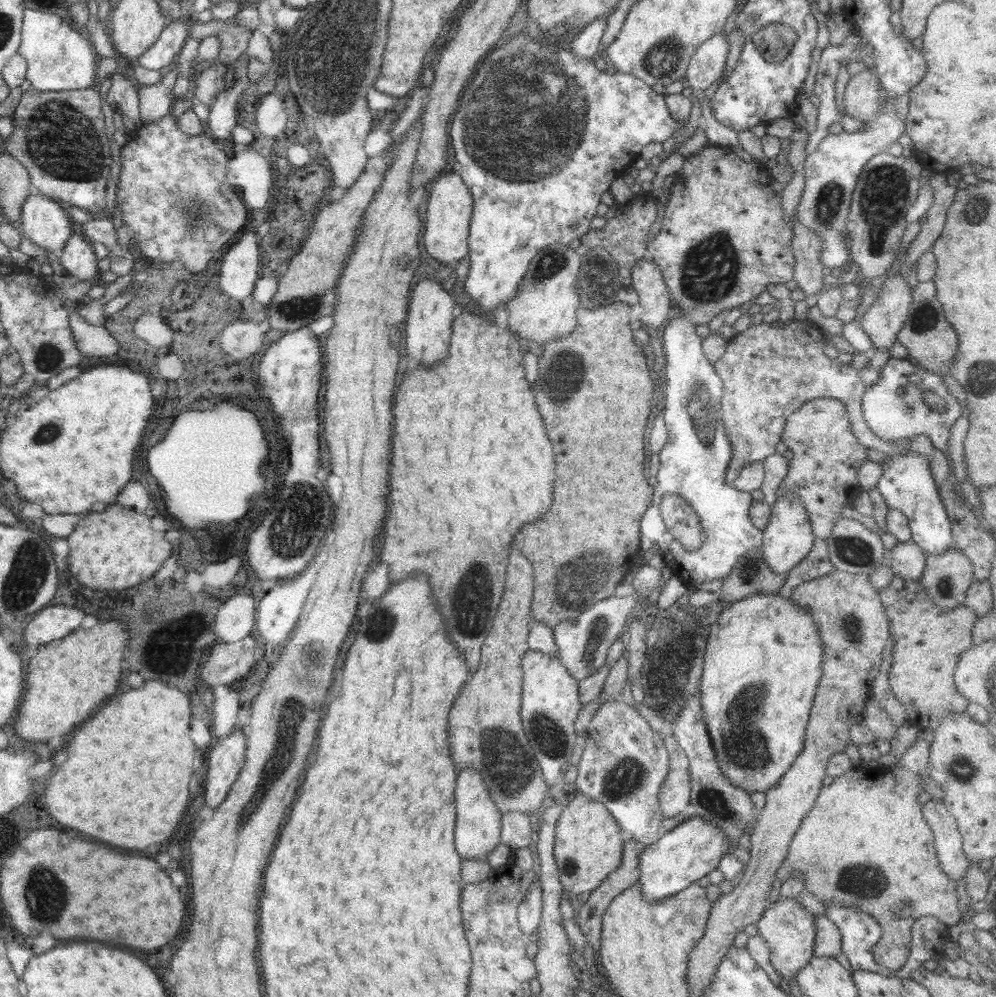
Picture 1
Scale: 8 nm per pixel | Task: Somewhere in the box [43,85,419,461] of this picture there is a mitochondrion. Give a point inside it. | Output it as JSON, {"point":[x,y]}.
{"point":[190,213]}

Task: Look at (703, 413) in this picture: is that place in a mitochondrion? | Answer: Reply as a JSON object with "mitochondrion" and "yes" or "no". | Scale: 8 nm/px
{"mitochondrion":"yes"}

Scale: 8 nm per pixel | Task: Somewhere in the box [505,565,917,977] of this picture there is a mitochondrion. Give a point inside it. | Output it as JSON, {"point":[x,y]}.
{"point":[742,744]}

